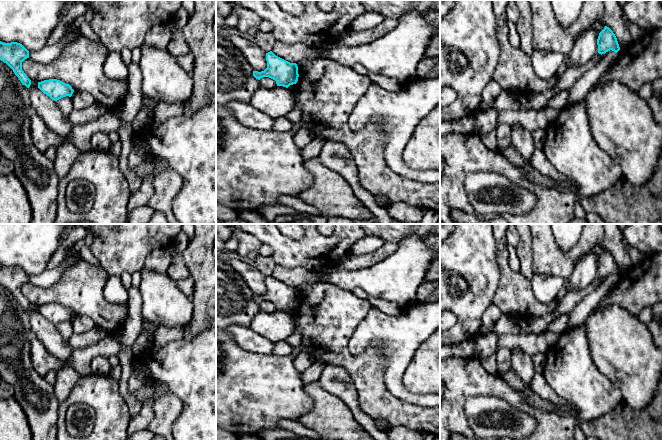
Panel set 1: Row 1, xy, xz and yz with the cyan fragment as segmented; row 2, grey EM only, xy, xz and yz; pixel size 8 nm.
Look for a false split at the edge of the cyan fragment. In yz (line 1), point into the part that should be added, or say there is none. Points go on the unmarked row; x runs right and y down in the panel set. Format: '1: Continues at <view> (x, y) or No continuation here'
1: No continuation here

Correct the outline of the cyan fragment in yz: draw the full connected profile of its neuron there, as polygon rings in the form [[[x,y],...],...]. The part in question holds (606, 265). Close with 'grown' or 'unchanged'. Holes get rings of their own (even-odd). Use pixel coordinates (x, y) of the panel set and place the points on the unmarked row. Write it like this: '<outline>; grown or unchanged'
[[[605,250],[604,253],[599,257],[597,263],[598,277],[605,278],[606,276],[612,274],[617,277],[620,274],[617,262],[613,255]]]; unchanged

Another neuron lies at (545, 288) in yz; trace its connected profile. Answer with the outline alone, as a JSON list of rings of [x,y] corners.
[[[534,274],[531,286],[536,299],[544,305],[552,303],[564,286],[565,279],[559,276]]]

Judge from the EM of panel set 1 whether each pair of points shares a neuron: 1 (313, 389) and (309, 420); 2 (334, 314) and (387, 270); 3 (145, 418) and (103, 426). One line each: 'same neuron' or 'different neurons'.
1: same neuron
2: different neurons
3: different neurons

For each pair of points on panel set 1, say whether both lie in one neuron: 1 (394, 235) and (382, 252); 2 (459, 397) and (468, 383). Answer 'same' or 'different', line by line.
1: different
2: same

